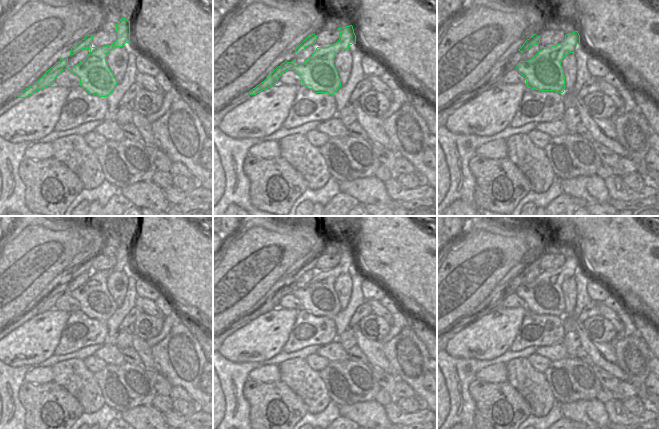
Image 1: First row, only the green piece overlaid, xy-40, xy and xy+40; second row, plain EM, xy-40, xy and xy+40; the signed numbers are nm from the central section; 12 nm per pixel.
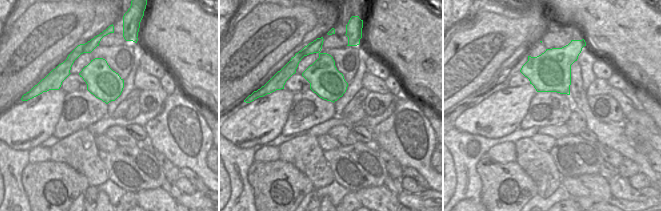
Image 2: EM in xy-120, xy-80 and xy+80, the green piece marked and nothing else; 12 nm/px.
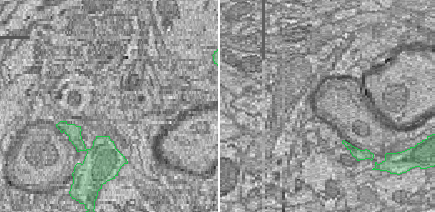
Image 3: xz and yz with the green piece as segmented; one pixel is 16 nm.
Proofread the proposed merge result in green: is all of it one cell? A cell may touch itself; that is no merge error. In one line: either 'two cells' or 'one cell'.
two cells

